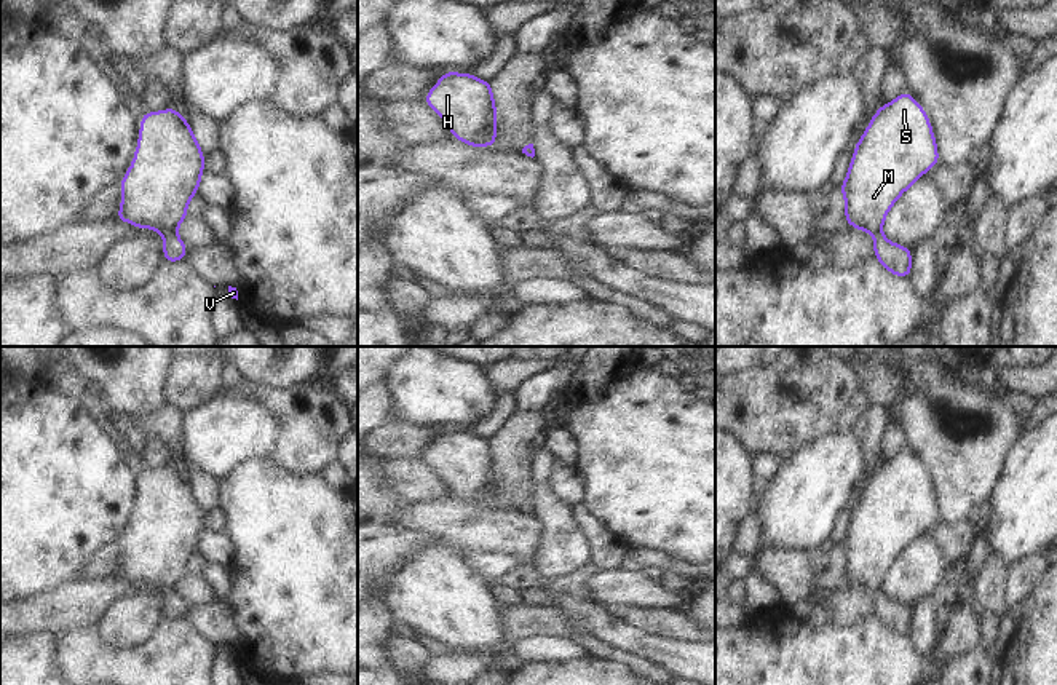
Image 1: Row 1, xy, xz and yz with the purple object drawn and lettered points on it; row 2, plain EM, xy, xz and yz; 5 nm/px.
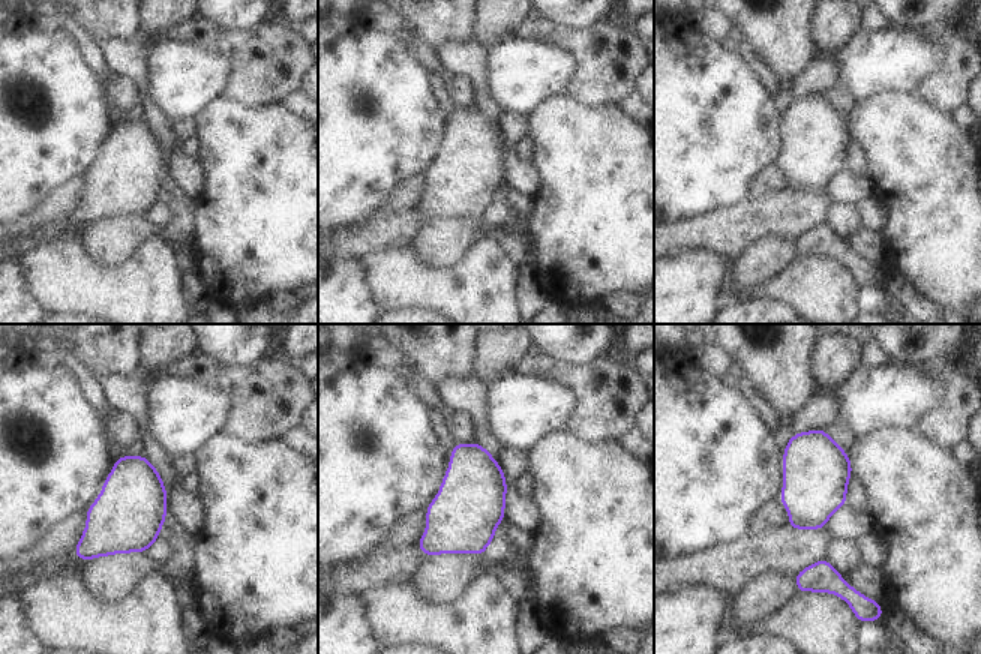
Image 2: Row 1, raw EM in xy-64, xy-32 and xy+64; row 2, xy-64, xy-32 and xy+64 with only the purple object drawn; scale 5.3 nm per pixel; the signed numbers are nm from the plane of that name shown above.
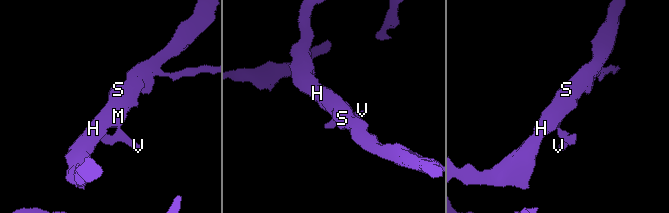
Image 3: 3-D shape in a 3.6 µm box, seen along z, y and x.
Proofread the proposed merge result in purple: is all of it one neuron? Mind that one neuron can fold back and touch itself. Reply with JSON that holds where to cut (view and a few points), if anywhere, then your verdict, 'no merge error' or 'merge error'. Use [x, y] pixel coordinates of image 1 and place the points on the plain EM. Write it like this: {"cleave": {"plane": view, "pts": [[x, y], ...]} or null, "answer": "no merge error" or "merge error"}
{"cleave": null, "answer": "no merge error"}

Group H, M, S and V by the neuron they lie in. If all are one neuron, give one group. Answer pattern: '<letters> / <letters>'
H M S V

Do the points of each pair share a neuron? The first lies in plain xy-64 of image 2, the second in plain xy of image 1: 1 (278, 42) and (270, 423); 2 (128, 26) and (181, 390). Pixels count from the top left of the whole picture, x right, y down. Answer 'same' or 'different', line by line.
1: different
2: different

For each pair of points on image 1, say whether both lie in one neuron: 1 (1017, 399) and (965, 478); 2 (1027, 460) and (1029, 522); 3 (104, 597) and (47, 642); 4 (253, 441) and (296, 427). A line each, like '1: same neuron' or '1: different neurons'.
1: different neurons
2: same neuron
3: different neurons
4: different neurons

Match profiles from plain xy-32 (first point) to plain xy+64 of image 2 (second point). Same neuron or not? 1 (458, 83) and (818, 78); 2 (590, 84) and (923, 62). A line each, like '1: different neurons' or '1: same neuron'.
1: same neuron
2: different neurons

